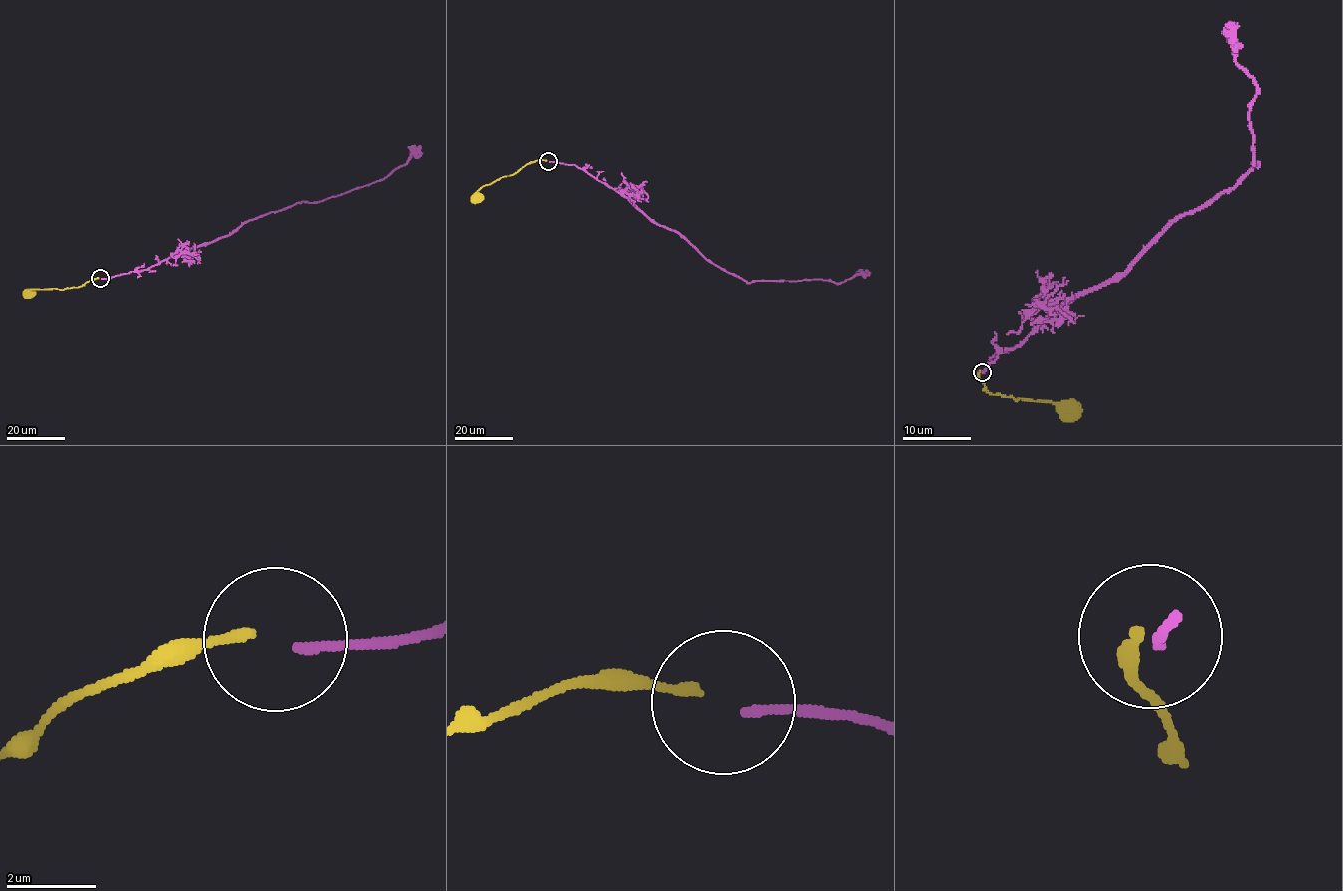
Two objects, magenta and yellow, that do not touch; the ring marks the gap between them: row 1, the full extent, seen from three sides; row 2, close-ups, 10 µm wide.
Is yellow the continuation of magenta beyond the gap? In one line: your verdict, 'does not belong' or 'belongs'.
does not belong

